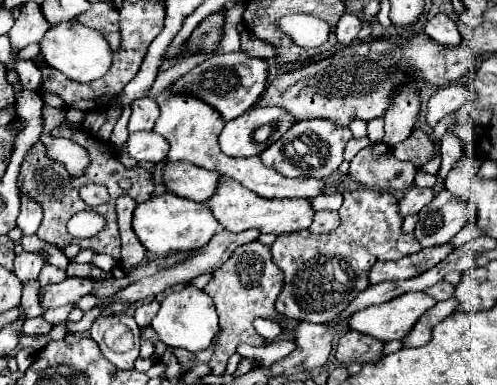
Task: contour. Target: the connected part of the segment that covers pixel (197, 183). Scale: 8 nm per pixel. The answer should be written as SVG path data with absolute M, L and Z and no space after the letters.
M165 165L163 183L179 197L207 203L219 187L221 175L197 165Z

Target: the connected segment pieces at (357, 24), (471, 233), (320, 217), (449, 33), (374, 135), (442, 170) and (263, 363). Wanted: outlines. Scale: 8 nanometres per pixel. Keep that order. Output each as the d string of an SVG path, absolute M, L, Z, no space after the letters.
M345 13L345 15L341 17L337 29L335 29L337 41L339 41L343 47L351 45L351 43L355 41L359 29L361 29L361 19L359 19L357 15L353 15L353 13Z
M467 224L449 243L451 243L453 247L461 247L461 245L465 245L465 243L479 237L479 235L481 235L481 231L479 231L475 225Z
M319 211L309 227L311 233L333 233L339 227L339 213L337 211Z
M437 13L433 15L427 23L425 23L425 33L435 39L437 43L451 47L451 45L459 45L461 43L461 35L457 31L457 25L453 19L449 19L445 13Z
M373 119L367 123L367 129L369 129L369 139L371 141L381 141L383 139L383 119Z
M446 132L441 139L441 165L437 172L437 177L445 179L454 164L462 156L461 141L453 135Z
M277 339L269 345L263 345L263 347L251 347L251 345L241 345L237 349L237 353L241 357L245 357L245 347L247 347L247 357L255 359L259 363L259 367L271 367L275 361L283 359L289 353L291 353L296 348L294 341Z

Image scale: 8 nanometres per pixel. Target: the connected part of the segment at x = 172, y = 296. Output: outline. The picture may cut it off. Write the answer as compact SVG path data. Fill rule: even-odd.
M191 283L185 285L181 291L169 293L163 299L161 309L155 315L155 319L153 319L151 325L153 325L153 329L159 335L159 339L165 345L183 347L183 349L187 349L191 353L207 349L211 345L211 339L219 331L219 327L217 327L217 313L215 313L215 307L213 307L211 297L203 289L199 289L199 287L191 285Z

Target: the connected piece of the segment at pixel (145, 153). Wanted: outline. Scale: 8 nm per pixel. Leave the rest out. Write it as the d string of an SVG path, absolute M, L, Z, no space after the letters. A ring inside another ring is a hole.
M137 131L129 135L125 149L129 157L137 161L159 163L165 159L165 153L169 151L169 143L165 141L165 137L157 135L155 131Z

